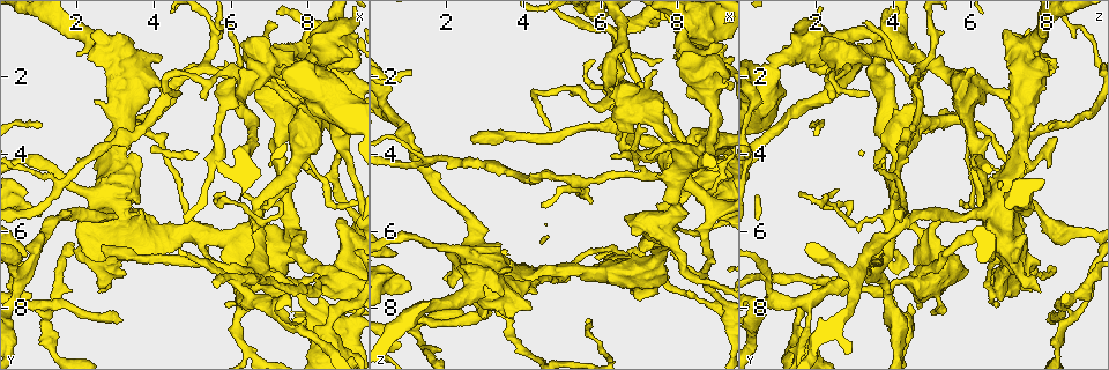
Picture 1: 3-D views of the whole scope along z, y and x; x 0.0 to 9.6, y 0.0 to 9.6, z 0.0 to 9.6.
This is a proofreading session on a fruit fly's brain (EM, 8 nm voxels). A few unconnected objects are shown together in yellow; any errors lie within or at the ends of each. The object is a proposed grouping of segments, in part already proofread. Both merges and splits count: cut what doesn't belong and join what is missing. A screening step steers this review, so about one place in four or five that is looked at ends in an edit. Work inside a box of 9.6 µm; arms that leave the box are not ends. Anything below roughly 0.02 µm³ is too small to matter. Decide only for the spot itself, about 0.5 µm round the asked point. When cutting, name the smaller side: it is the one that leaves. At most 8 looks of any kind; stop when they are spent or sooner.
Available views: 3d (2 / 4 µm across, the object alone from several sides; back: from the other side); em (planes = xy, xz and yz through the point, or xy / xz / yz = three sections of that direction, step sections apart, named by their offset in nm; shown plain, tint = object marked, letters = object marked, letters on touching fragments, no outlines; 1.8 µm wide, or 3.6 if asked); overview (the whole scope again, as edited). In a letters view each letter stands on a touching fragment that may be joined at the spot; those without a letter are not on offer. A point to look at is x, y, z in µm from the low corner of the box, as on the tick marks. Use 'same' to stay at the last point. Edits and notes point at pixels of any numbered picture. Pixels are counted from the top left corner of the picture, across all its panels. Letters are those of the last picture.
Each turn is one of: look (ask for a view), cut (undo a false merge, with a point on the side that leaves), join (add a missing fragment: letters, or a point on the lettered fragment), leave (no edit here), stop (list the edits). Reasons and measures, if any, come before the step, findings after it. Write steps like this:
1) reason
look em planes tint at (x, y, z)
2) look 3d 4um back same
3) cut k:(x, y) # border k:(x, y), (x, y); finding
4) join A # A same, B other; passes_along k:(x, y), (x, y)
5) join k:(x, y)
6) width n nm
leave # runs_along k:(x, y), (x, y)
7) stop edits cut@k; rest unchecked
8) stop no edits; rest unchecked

three-way junction
look 3d 4um at (7.50, 5.90, 6.50)

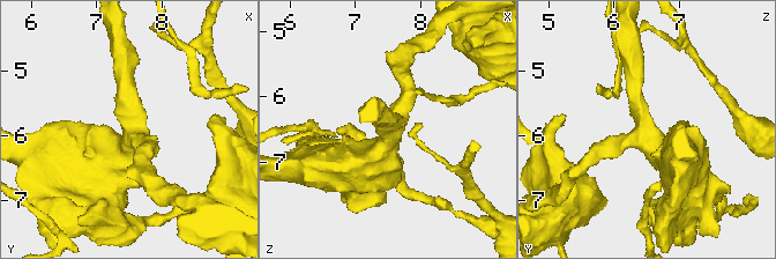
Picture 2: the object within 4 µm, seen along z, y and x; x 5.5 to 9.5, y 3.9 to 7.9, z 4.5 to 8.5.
look em planes letters at (7.55, 5.95, 6.50)

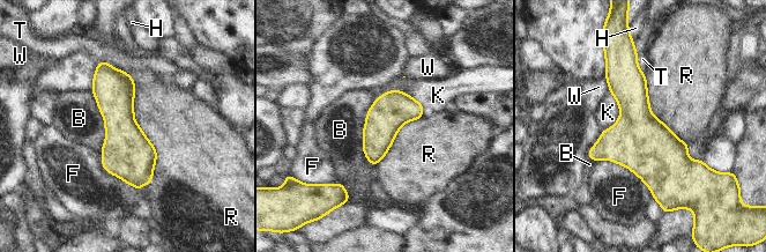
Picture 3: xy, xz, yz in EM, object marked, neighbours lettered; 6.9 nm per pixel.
leave # B other, F other, H other, K other, R other, T other, W other; border 3:(134, 81), (151, 182); continuous, no second cell

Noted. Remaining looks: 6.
sudden change in width
look em 3.6um planes tint at (2.95, 5.15, 6.75)

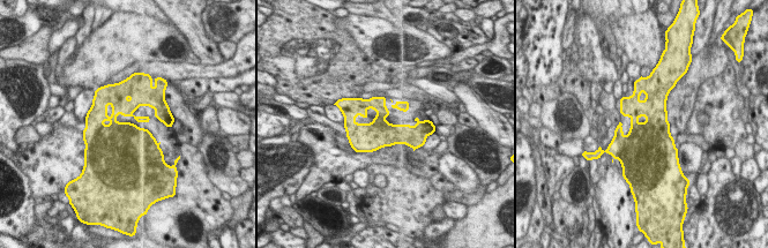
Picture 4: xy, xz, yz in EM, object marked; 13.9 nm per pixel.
look em 3.6um planes letters same

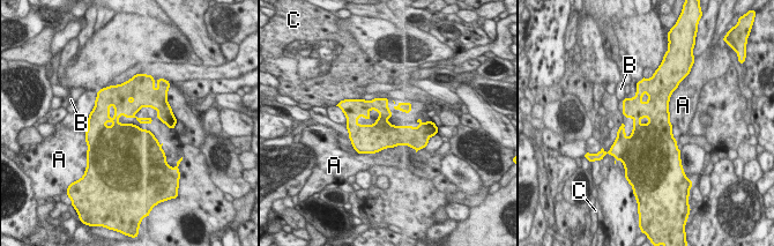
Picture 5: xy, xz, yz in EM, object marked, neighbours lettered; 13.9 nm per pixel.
leave # A other, B other, C other; border 5:(416, 150), (393, 146), (377, 153); one cell here

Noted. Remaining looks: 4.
sharp bend
look 3d 2um at (4.50, 1.90, 2.45)

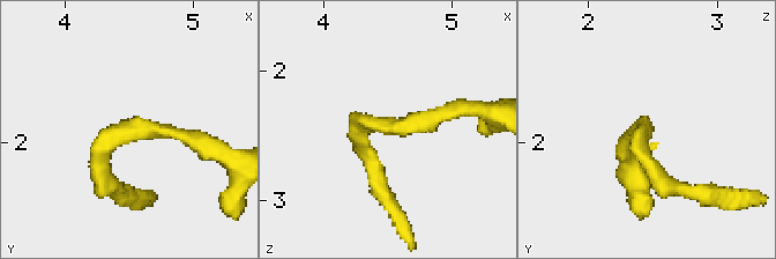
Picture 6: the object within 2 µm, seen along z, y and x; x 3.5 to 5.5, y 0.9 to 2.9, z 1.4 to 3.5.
shape alone is not enough
look em planes letters at (4.54, 1.90, 2.42)

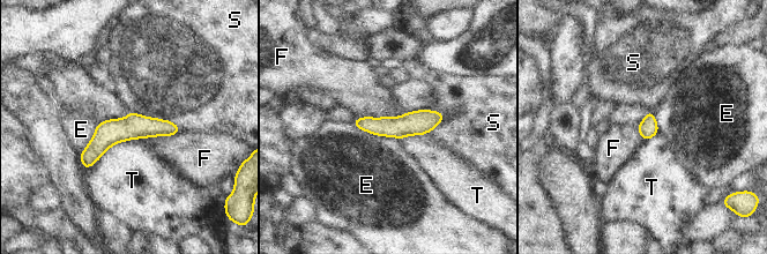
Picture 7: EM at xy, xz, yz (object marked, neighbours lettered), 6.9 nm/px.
width 130 nm
leave # E other, F other, S other, T other; runs_along 7:(176, 129), (114, 131), (84, 163); one cell here

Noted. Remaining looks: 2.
stop no edits; rest unchecked

